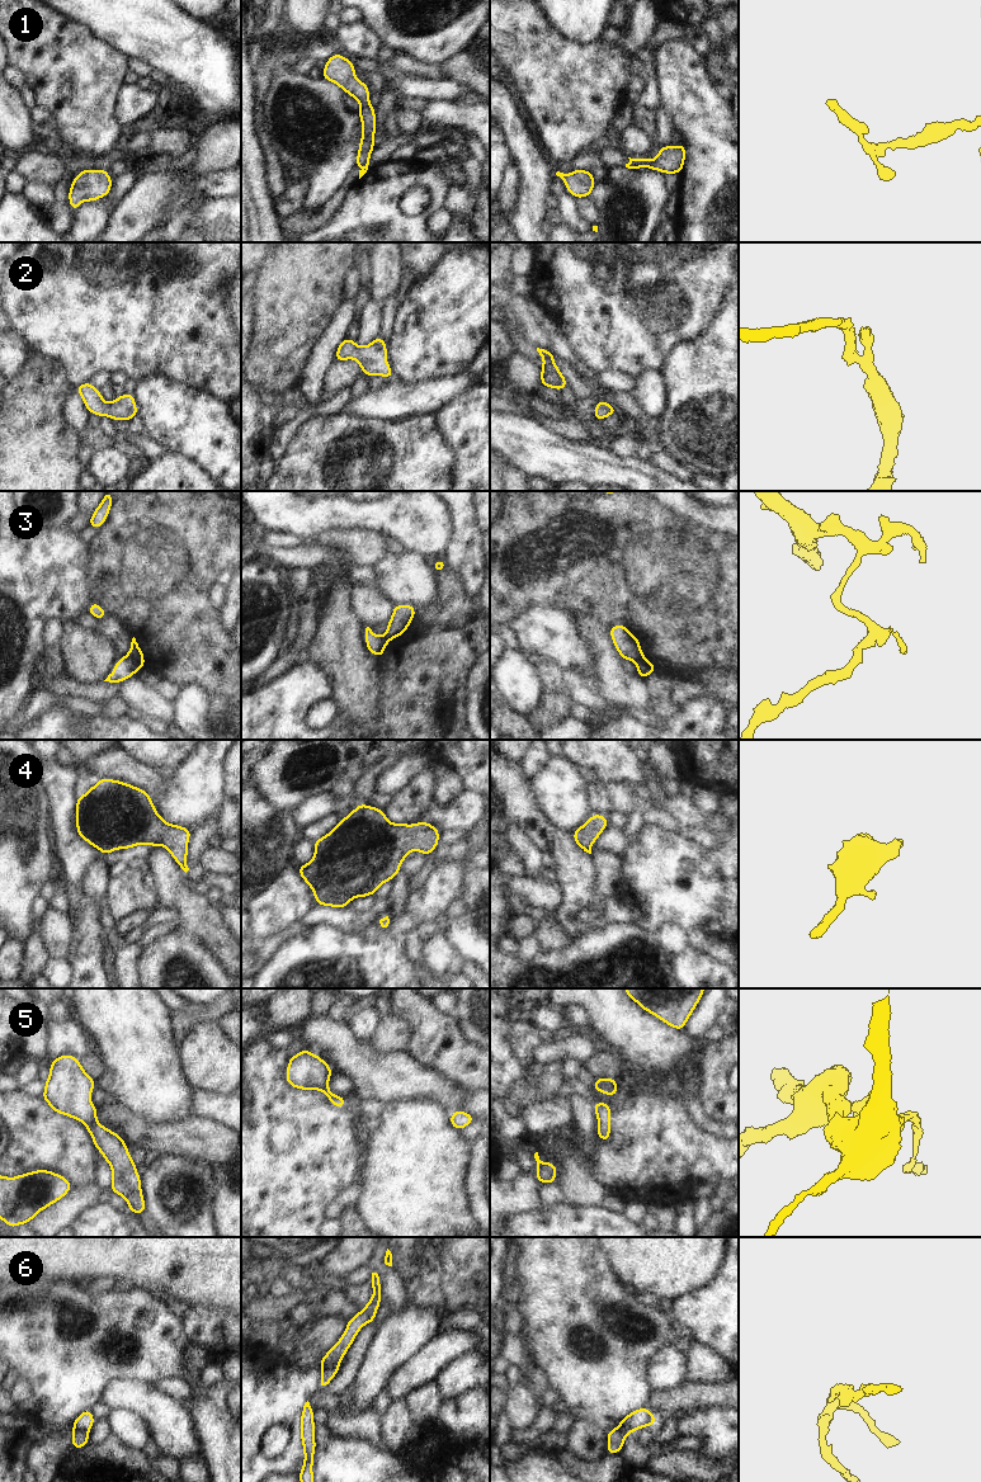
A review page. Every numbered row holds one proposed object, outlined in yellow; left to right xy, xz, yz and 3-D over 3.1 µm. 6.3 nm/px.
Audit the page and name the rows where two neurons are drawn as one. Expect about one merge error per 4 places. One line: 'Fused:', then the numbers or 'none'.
Fused: 3, 6

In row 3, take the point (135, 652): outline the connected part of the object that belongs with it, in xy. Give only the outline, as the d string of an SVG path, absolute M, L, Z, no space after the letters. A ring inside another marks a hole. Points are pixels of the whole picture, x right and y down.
M135 637L132 638L127 656L131 657L140 669L146 669L143 651L140 648Z

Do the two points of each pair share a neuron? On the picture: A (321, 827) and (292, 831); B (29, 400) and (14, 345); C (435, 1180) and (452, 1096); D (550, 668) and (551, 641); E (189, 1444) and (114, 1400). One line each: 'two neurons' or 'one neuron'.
A: two neurons
B: two neurons
C: two neurons
D: two neurons
E: one neuron

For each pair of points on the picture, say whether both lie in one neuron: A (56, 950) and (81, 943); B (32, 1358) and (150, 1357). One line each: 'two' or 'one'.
A: two
B: one

